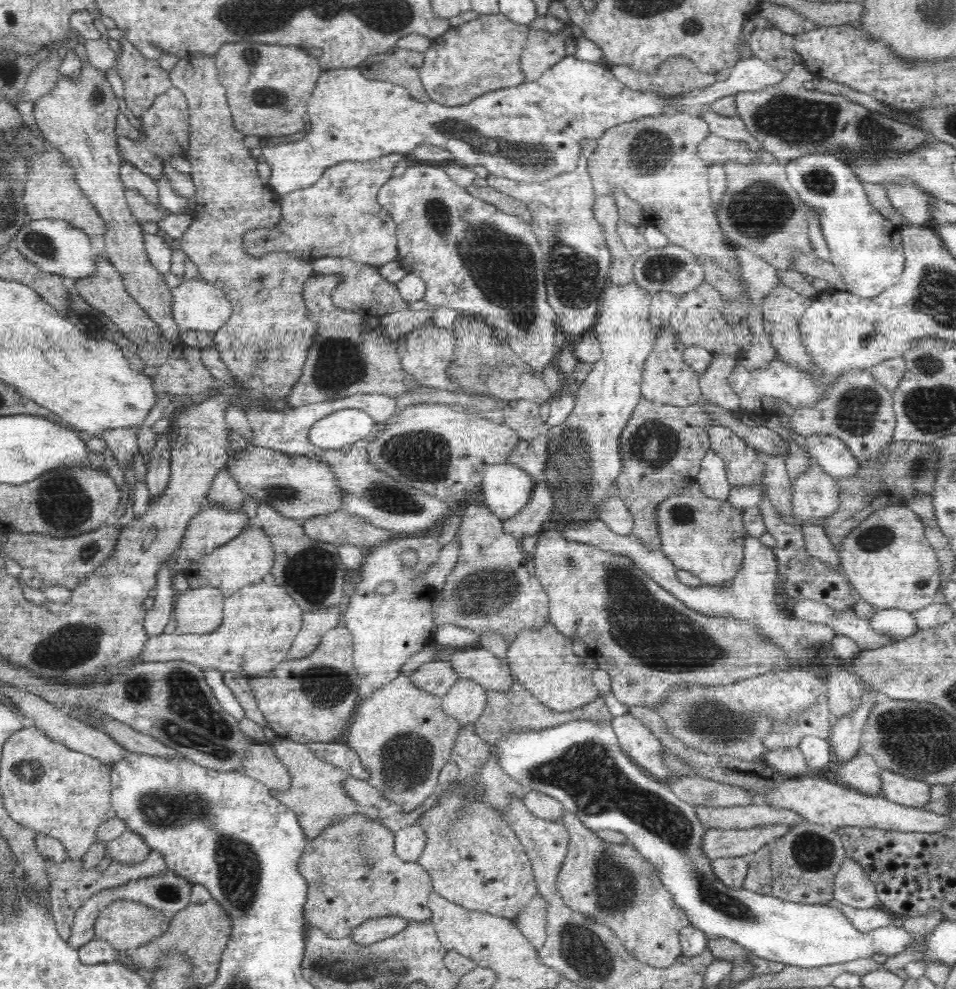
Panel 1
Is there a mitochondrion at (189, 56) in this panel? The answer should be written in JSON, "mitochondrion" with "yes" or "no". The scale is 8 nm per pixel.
{"mitochondrion":"no"}

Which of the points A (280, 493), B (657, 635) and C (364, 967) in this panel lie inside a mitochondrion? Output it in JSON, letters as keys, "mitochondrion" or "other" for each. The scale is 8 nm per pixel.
{"A":"mitochondrion","B":"mitochondrion","C":"mitochondrion"}

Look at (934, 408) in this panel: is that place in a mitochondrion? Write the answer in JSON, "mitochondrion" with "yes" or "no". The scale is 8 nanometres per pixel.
{"mitochondrion":"yes"}

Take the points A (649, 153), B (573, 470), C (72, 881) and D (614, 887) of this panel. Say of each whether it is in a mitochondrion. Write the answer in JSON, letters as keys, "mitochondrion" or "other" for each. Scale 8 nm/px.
{"A":"mitochondrion","B":"mitochondrion","C":"other","D":"mitochondrion"}

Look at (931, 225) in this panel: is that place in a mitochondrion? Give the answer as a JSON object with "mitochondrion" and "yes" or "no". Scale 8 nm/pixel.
{"mitochondrion":"no"}

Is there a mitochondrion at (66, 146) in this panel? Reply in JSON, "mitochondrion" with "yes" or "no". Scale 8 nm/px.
{"mitochondrion":"no"}

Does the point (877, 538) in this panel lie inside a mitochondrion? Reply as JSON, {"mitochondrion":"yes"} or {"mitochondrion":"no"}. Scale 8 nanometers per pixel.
{"mitochondrion":"yes"}

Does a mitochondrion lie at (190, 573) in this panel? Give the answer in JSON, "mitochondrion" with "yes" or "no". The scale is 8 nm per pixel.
{"mitochondrion":"no"}

